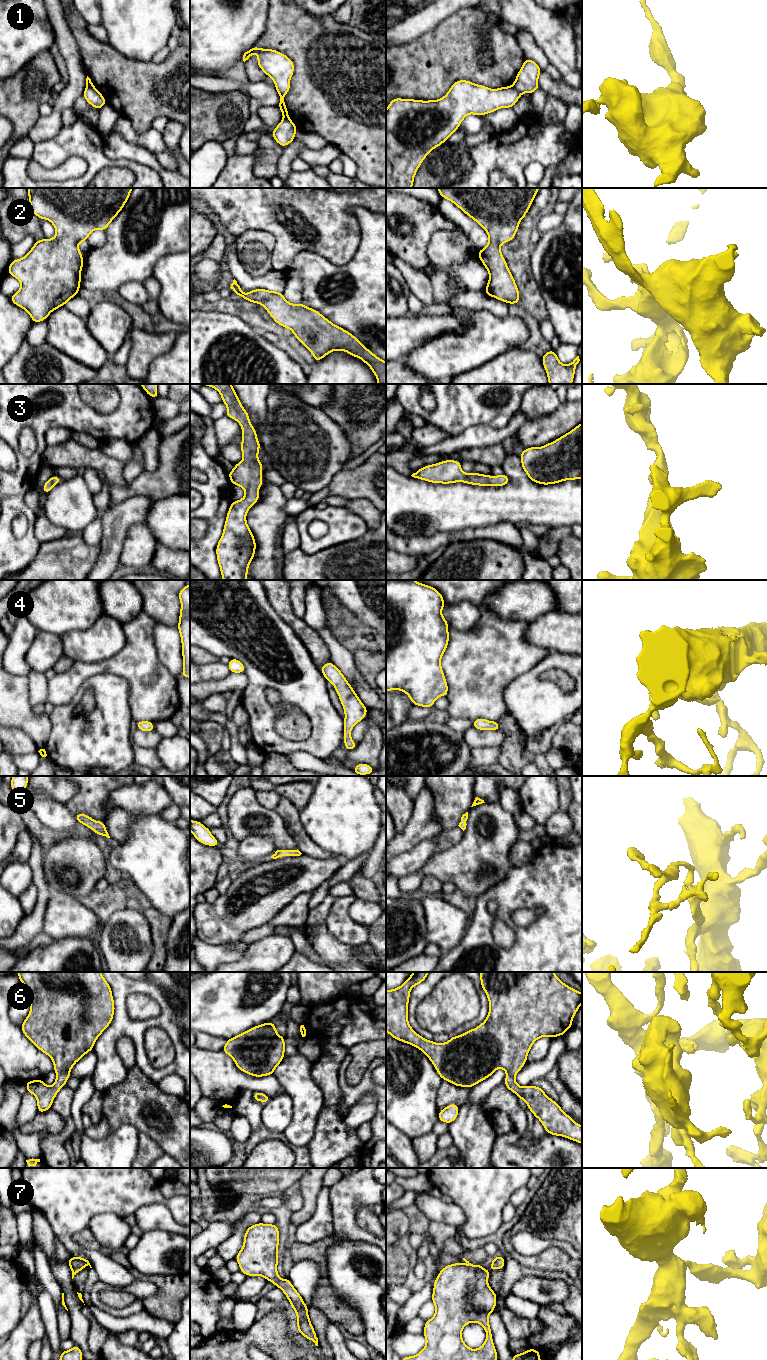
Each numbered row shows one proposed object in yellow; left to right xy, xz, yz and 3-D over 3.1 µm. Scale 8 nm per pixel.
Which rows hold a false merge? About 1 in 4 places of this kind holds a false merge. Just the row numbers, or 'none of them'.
1

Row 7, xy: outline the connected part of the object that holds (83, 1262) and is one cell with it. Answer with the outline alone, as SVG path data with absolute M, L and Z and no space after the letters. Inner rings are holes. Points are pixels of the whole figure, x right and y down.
M71 1256L67 1260L67 1262L68 1262L68 1265L69 1265L70 1269L71 1269L72 1279L74 1278L74 1276L76 1274L78 1274L86 1266L89 1265L90 1268L92 1268L89 1261L84 1257L73 1257L73 1256Z

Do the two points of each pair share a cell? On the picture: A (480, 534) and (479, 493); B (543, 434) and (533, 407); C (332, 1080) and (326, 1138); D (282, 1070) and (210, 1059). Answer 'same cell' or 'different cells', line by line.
A: different cells
B: different cells
C: same cell
D: different cells

